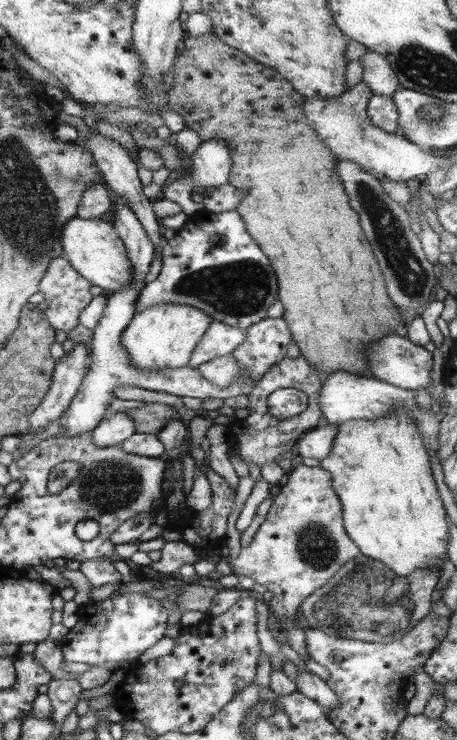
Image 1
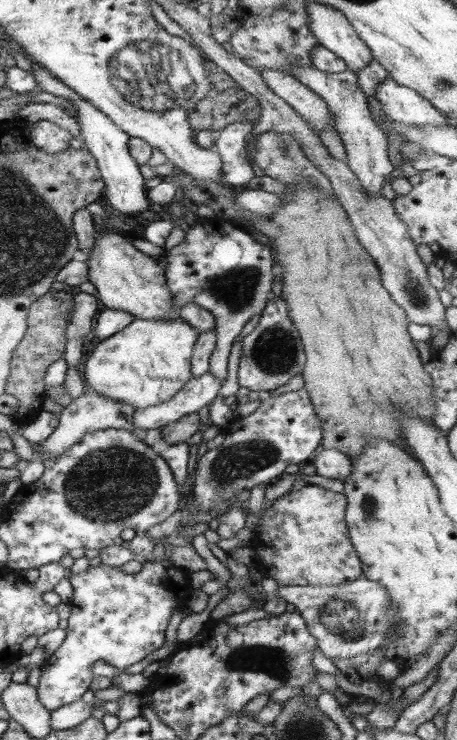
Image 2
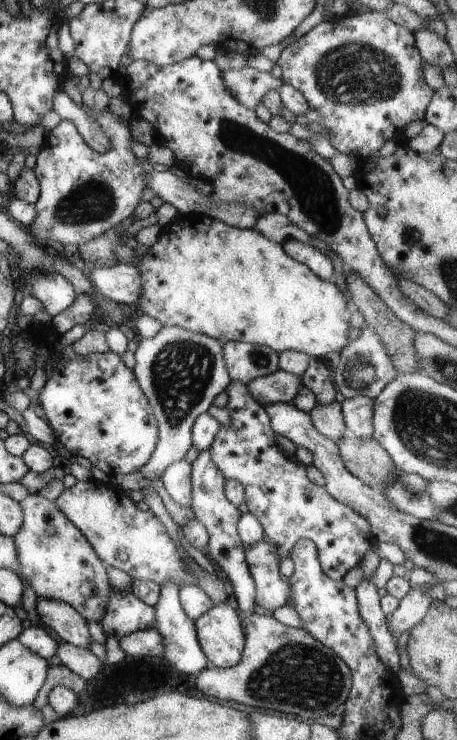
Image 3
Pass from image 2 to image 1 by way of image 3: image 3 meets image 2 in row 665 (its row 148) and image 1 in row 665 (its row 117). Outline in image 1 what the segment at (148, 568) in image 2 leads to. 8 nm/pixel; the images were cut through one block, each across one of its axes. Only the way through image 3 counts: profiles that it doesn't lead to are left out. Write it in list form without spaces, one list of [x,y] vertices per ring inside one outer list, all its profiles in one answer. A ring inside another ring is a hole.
[[[116,592],[102,601],[90,600],[84,607],[77,610],[78,621],[69,630],[68,634],[57,642],[63,652],[63,658],[70,662],[84,662],[90,666],[104,667],[113,671],[121,668],[121,662],[129,660],[137,662],[137,658],[144,651],[152,648],[166,631],[170,611],[161,604],[161,600],[146,597],[142,592],[128,592],[128,594],[117,594]]]

